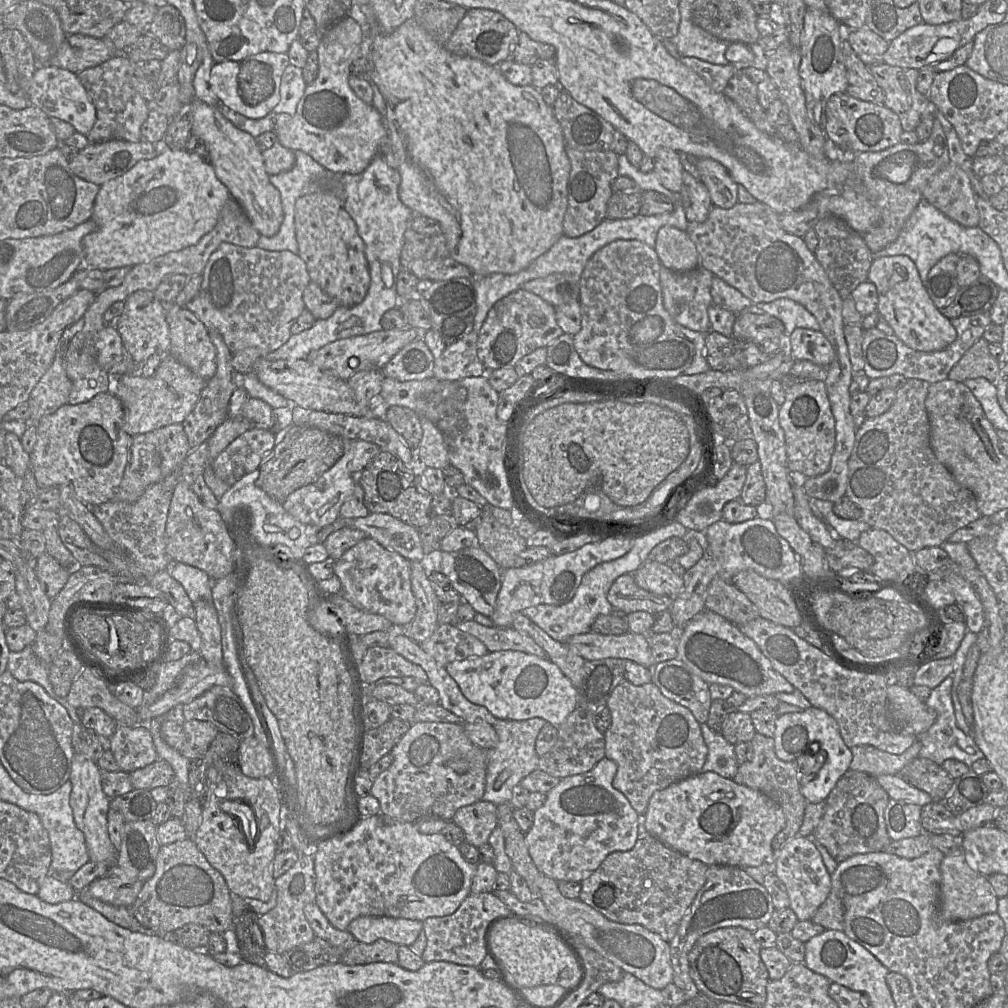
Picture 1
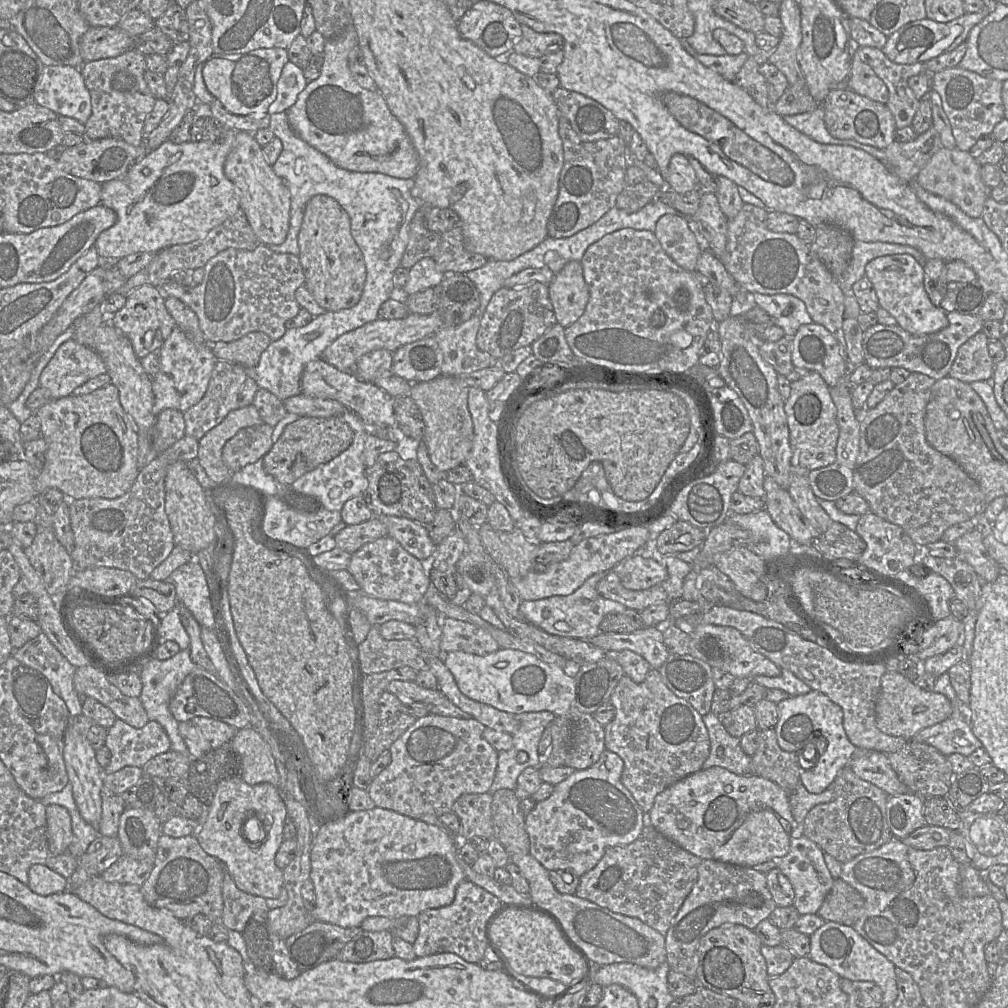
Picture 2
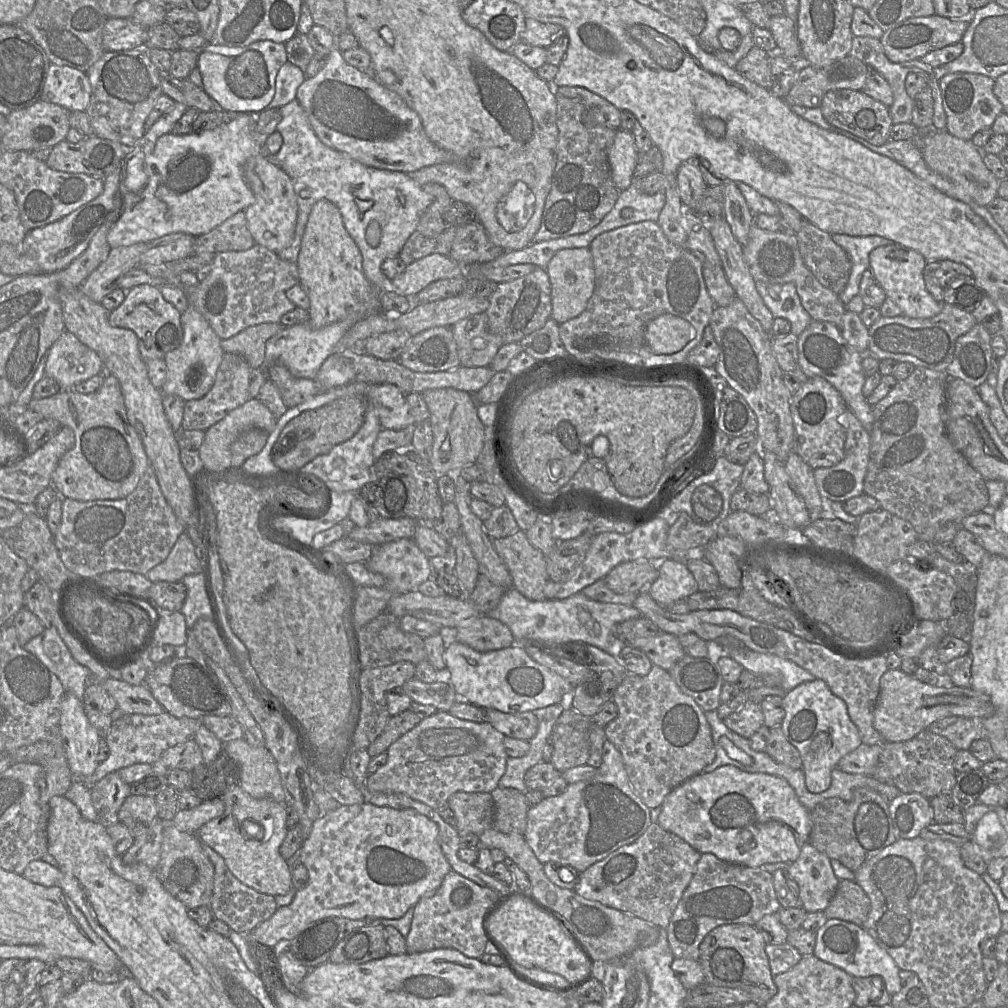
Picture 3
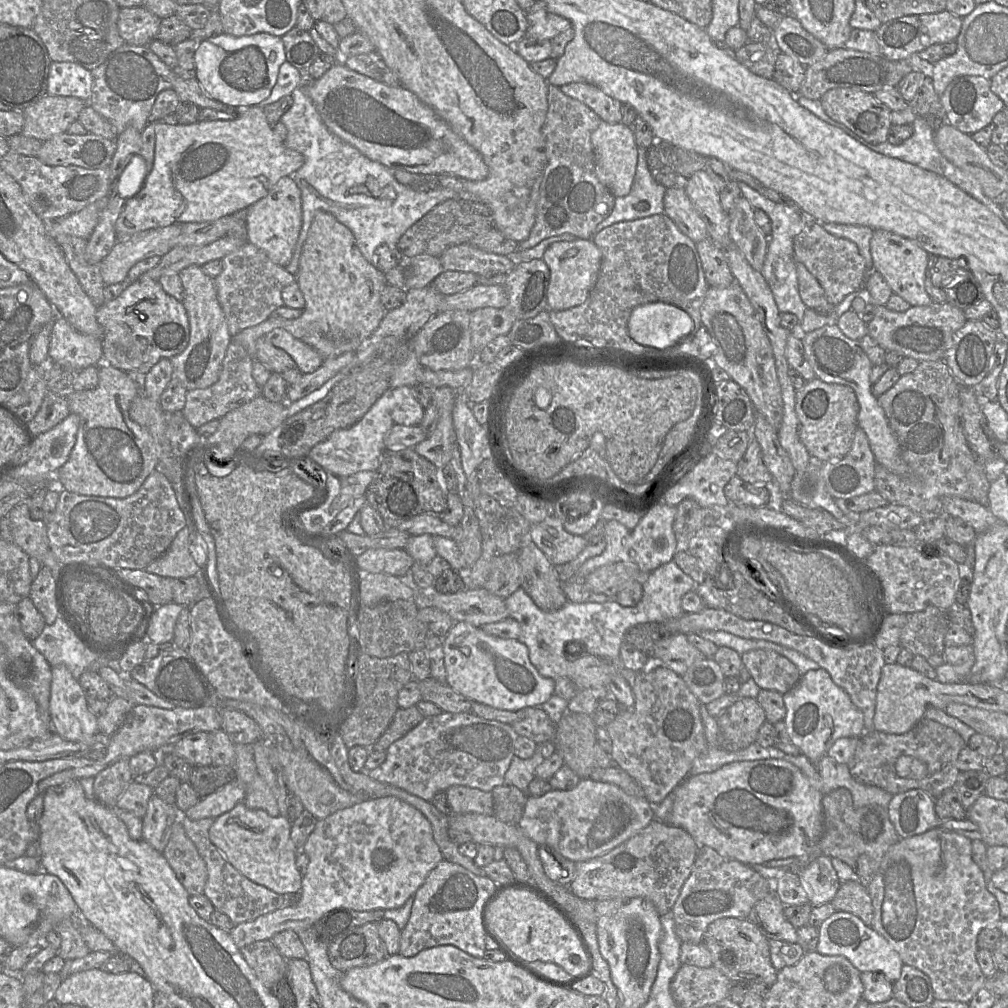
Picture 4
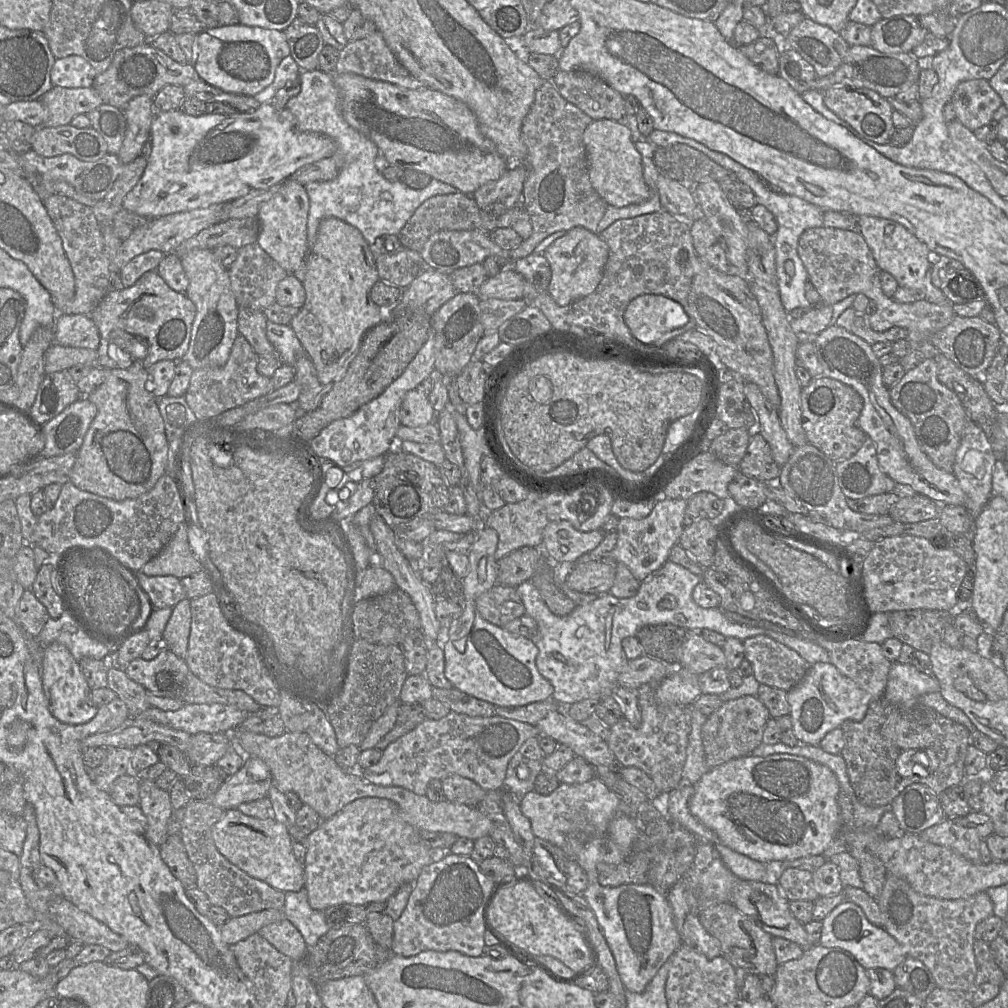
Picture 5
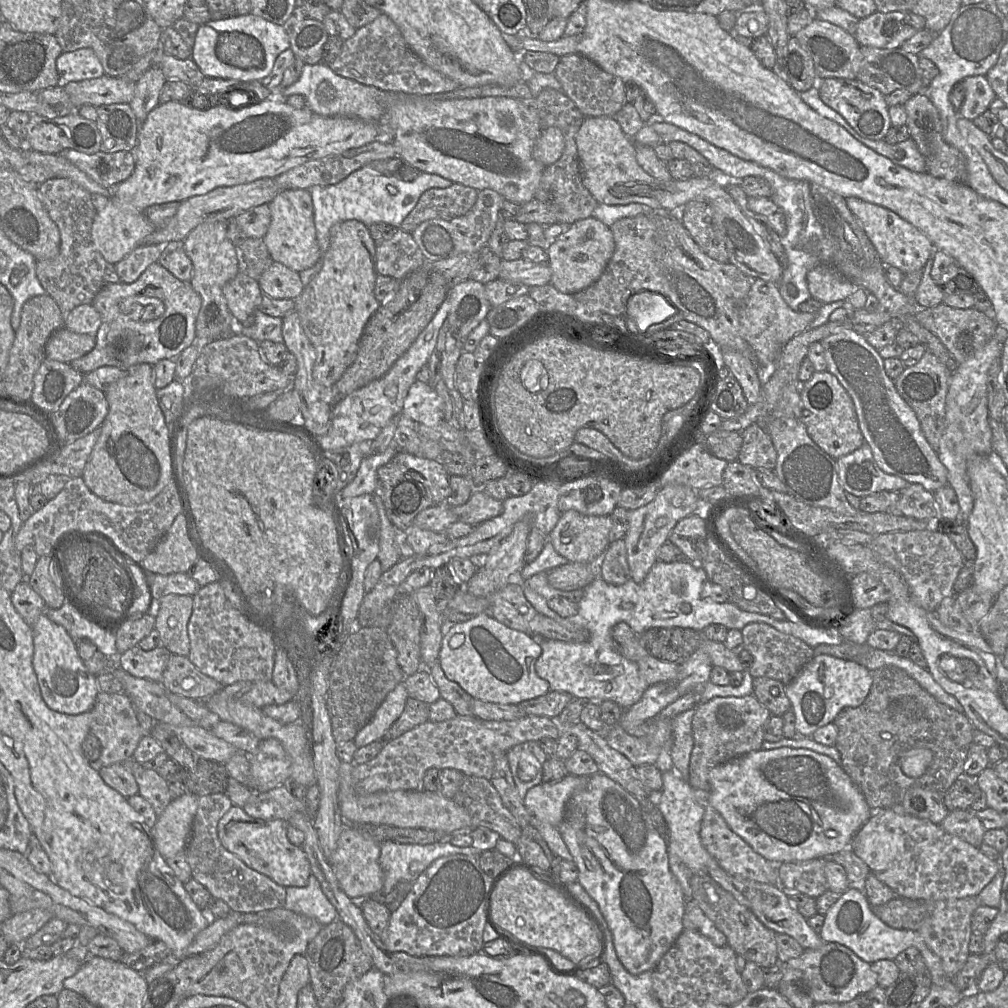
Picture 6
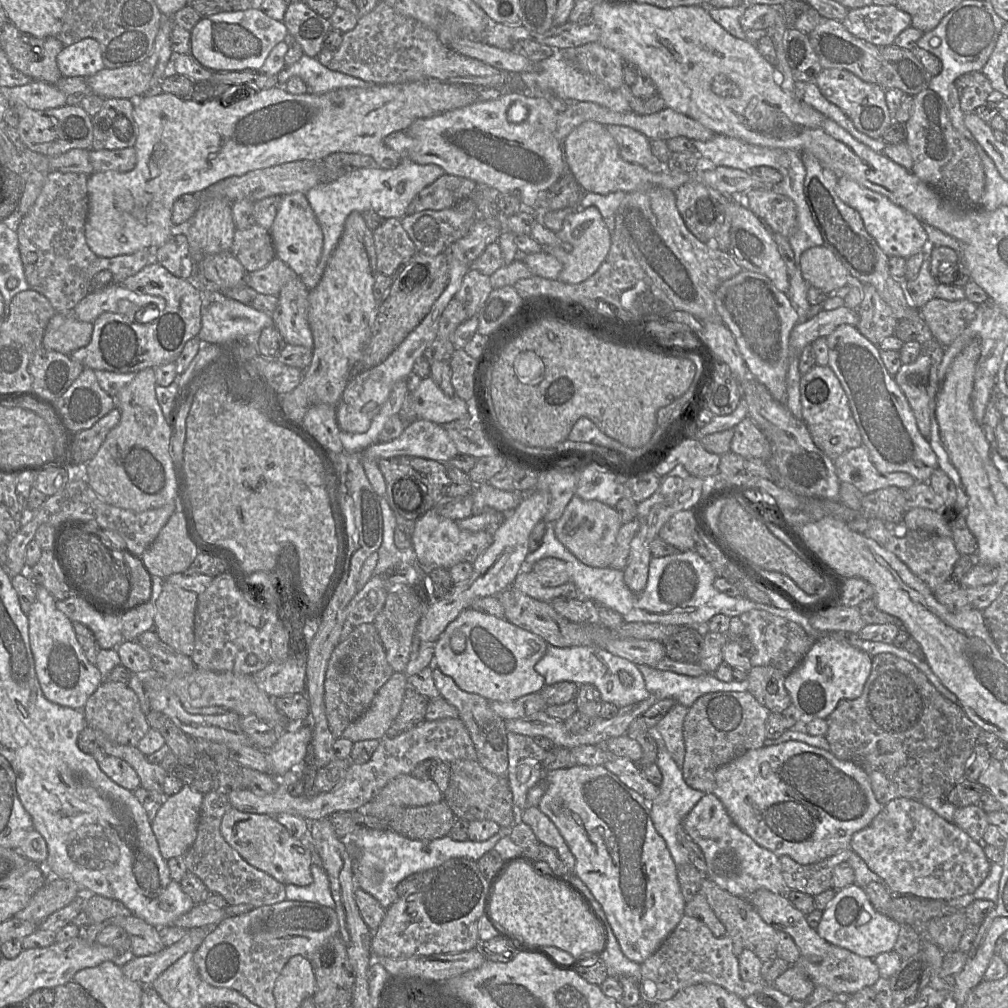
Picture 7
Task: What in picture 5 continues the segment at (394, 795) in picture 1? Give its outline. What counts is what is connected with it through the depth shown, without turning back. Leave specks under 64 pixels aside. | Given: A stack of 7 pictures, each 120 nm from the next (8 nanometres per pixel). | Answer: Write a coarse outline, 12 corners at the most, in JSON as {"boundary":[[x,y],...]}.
{"boundary":[[450,712],[362,769],[426,795],[456,774],[502,790],[536,725]]}

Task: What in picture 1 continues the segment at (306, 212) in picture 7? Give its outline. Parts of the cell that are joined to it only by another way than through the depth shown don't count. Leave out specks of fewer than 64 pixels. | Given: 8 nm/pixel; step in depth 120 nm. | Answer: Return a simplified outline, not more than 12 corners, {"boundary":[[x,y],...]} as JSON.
{"boundary":[[190,103],[191,133],[260,235],[284,218],[256,139]]}

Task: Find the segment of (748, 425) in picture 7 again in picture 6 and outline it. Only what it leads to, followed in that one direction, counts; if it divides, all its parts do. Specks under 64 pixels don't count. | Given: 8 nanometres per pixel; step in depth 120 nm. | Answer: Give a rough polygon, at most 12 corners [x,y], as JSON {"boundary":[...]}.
{"boundary":[[763,424],[741,432],[738,461],[774,470],[777,452]]}

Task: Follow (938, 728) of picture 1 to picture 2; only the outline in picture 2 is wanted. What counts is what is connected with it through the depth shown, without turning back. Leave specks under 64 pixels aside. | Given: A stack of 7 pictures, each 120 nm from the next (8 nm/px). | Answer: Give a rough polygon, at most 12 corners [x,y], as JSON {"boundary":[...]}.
{"boundary":[[947,672],[933,691],[952,713],[926,743],[945,756],[969,757],[982,743],[971,729],[969,706],[958,700]]}

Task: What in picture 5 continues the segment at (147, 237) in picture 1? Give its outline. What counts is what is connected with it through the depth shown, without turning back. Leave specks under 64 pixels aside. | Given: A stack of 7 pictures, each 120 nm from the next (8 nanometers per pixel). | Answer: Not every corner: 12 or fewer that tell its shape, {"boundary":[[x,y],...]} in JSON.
{"boundary":[[253,111],[152,120],[123,209],[147,219],[269,189],[328,136]]}

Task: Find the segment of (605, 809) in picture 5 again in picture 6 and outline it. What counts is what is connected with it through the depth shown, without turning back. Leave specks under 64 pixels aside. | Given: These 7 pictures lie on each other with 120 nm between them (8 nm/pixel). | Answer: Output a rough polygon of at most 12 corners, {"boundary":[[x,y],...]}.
{"boundary":[[588,777],[542,782],[524,798],[530,825],[558,828],[567,802]]}

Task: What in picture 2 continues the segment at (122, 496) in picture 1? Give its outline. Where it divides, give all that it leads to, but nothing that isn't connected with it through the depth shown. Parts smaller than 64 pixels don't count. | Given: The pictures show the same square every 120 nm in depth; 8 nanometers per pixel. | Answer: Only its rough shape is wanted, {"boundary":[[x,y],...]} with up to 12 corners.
{"boundary":[[165,409],[138,433],[139,470],[184,437],[183,413]]}

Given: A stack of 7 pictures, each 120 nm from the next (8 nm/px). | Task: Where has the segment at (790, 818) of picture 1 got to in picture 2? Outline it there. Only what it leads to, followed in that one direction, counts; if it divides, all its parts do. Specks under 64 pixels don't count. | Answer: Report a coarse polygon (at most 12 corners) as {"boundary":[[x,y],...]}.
{"boundary":[[775,728],[760,730],[752,774],[788,794],[801,783],[797,754]]}

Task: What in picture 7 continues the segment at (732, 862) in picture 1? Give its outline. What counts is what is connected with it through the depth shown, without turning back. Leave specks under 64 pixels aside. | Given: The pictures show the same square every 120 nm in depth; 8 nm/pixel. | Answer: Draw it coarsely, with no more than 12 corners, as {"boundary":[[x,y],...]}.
{"boundary":[[796,740],[719,767],[713,793],[799,864],[880,813],[852,762]]}

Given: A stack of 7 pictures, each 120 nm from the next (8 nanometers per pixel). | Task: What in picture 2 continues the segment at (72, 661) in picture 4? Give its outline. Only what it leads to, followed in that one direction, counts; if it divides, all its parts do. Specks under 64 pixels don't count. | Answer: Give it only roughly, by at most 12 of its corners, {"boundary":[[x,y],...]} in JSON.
{"boundary":[[44,633],[13,656],[48,679],[71,717],[82,714],[77,667]]}

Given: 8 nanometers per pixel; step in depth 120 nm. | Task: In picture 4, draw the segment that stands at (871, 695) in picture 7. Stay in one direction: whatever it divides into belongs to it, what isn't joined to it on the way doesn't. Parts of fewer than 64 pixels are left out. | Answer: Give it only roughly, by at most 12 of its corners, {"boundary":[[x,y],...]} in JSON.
{"boundary":[[923,717],[865,732],[847,765],[892,795],[954,787],[966,745]]}

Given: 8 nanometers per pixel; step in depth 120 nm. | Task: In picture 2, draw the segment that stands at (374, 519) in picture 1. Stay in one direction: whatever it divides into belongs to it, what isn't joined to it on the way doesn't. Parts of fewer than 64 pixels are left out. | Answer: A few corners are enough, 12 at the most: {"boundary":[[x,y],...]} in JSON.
{"boundary":[[375,516],[389,537],[420,561],[436,552],[426,526]]}

